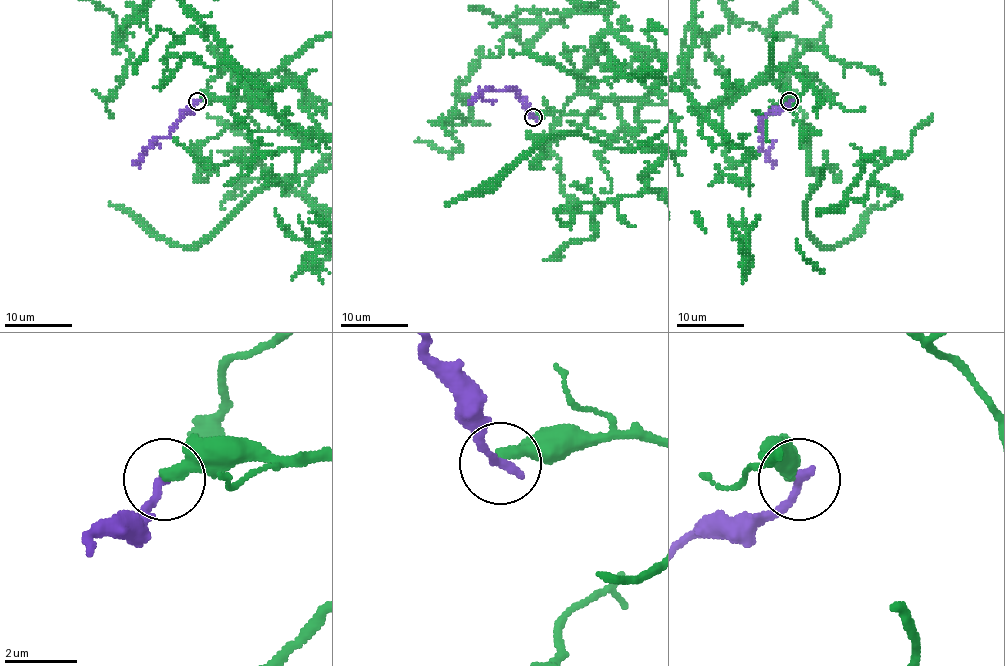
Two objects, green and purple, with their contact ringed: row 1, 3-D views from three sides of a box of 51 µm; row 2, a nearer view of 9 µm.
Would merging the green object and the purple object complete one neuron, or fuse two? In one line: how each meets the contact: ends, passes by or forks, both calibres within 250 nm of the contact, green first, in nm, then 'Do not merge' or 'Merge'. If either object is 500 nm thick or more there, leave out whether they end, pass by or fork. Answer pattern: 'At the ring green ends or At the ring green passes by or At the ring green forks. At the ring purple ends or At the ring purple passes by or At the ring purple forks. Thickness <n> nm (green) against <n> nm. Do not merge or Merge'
At the ring green ends. At the ring purple ends. Thickness 340 nm (green) against 300 nm. Do not merge

